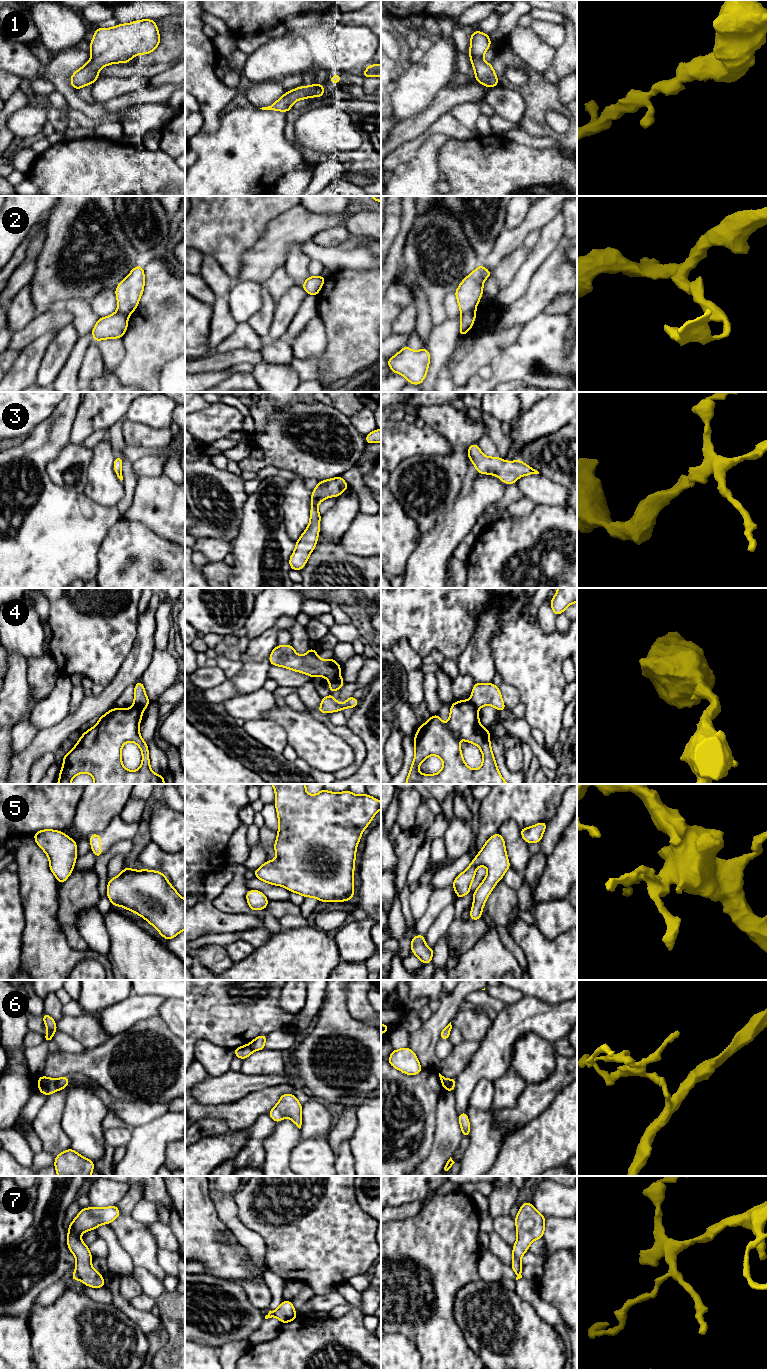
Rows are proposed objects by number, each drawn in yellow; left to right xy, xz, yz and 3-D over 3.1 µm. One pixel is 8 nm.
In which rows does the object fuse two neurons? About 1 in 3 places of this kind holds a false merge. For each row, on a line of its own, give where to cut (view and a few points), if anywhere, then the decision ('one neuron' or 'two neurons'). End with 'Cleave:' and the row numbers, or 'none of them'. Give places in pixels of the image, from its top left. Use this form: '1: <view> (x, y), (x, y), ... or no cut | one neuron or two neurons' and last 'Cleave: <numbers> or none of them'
1: no cut | one neuron
2: yz (474, 309), (467, 310), (461, 314) | two neurons
3: no cut | one neuron
4: xz (339, 674), (329, 682) | two neurons
5: no cut | one neuron
6: xy (55, 1079), (58, 1090) | two neurons
7: xy (75, 1270), (79, 1278) | two neurons
Cleave: 2, 4, 6, 7

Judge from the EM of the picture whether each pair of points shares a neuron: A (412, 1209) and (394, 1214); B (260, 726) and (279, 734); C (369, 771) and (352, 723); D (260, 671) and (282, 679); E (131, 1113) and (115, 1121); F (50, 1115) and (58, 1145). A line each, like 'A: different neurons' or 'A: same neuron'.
A: same neuron
B: same neuron
C: same neuron
D: different neurons
E: different neurons
F: same neuron

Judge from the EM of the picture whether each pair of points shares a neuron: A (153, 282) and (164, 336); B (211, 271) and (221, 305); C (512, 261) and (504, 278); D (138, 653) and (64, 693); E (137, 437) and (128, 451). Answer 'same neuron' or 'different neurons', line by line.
A: same neuron
B: different neurons
C: same neuron
D: different neurons
E: different neurons

